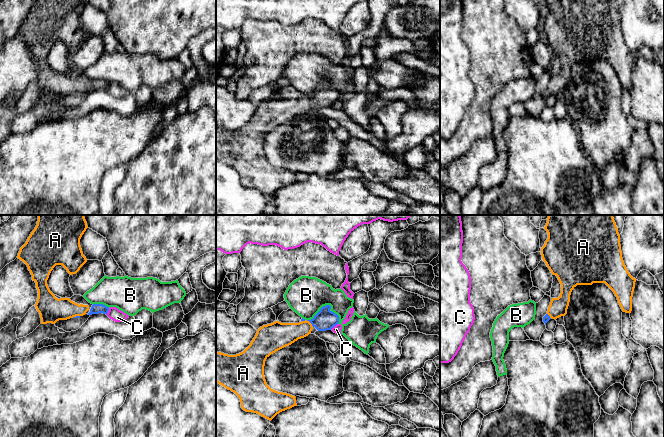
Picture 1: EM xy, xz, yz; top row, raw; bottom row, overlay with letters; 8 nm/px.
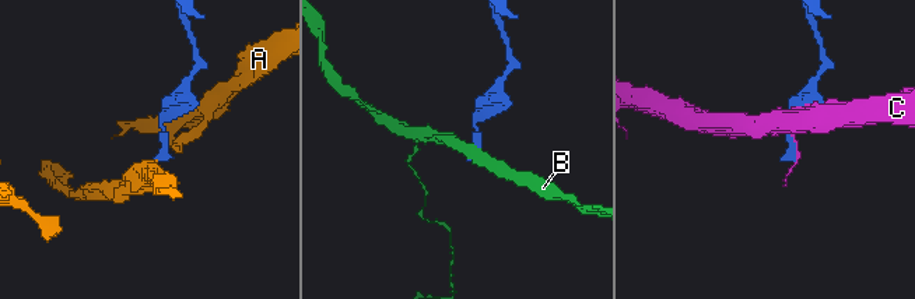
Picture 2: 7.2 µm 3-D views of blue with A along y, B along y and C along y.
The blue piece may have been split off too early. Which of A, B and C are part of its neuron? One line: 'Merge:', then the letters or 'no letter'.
Merge: A

